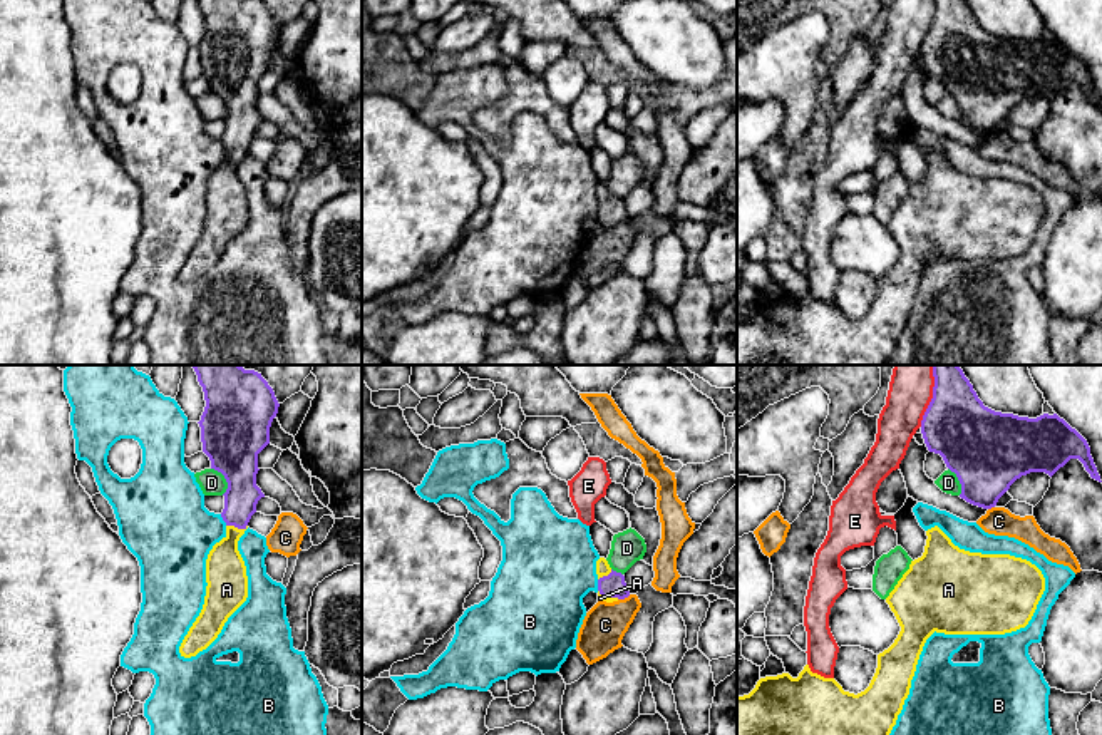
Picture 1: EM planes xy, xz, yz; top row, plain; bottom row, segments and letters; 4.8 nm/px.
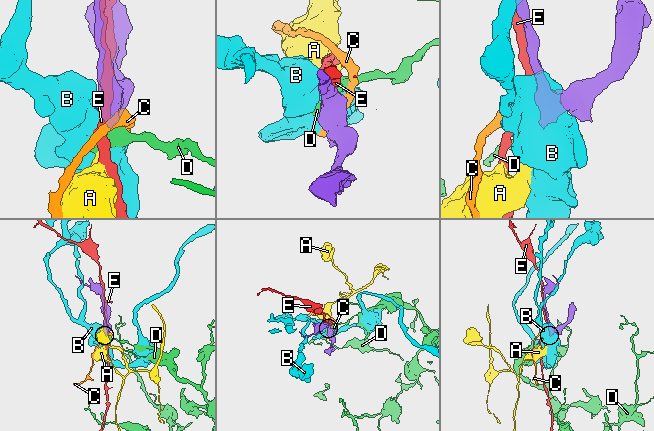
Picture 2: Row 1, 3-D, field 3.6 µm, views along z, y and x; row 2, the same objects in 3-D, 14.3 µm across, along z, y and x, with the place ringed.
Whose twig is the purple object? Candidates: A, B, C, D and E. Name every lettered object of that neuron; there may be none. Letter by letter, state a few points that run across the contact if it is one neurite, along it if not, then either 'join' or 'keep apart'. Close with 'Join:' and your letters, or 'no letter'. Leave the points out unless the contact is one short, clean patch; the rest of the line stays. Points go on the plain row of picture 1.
A: line xy (242, 121), (236, 151), (226, 173), (226, 201); join
B: keep apart
C: line xz (630, 220), (618, 225); keep apart
D: line xy (211, 92), (226, 107), (223, 119); keep apart
E: keep apart
Join: A

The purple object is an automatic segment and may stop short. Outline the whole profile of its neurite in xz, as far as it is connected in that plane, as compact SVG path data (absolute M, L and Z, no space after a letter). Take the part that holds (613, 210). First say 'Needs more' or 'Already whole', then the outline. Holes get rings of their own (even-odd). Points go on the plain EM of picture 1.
Needs more. M605 182L596 186L598 226L613 228L630 221L625 201L610 193Z

